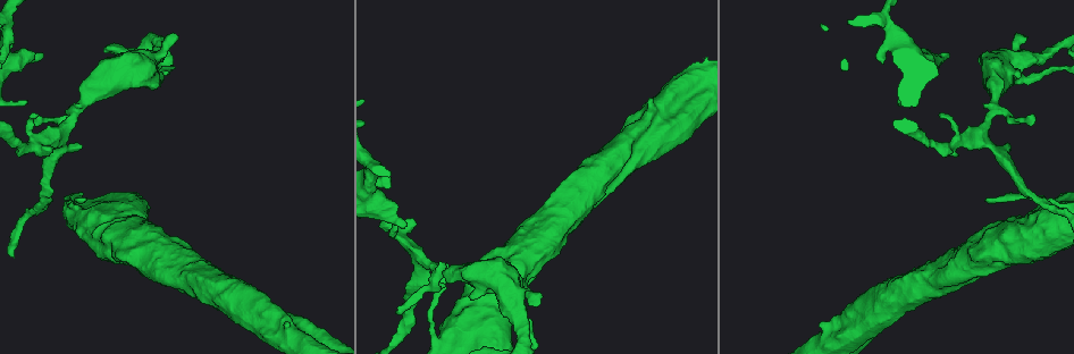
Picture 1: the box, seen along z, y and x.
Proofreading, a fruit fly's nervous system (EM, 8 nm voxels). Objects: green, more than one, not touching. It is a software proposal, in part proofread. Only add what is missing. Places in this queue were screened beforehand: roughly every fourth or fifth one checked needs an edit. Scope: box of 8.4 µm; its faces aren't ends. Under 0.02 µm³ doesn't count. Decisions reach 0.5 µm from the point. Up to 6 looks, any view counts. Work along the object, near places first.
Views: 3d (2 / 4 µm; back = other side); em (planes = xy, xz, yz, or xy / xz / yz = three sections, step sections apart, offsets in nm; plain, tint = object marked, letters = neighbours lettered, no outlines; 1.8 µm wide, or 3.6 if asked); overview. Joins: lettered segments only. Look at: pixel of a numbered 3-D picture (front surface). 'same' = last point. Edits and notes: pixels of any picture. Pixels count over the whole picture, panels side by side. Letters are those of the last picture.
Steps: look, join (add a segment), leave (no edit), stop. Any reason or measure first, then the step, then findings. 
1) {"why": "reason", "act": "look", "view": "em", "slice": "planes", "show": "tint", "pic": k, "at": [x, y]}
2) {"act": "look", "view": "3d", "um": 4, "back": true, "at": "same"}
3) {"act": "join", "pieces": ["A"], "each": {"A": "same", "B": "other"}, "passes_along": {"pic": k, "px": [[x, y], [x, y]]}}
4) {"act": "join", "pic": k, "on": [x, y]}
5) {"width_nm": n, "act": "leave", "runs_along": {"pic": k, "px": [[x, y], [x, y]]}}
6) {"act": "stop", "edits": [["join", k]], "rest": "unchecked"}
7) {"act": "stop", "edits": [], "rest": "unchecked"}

{"why": "an open end", "act": "look", "view": "3d", "um": 4, "back": true, "pic": 1, "at": [820, 324]}

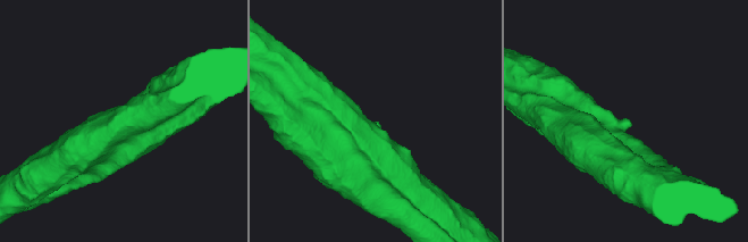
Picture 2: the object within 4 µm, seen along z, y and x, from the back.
{"why": "need the tissue", "act": "look", "view": "em", "slice": "planes", "show": "tint", "pic": 2, "at": [379, 124]}

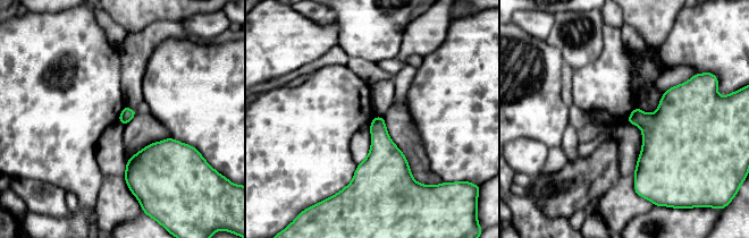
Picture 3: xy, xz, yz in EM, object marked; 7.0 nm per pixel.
{"act": "look", "view": "em", "slice": "planes", "show": "letters", "at": "same"}

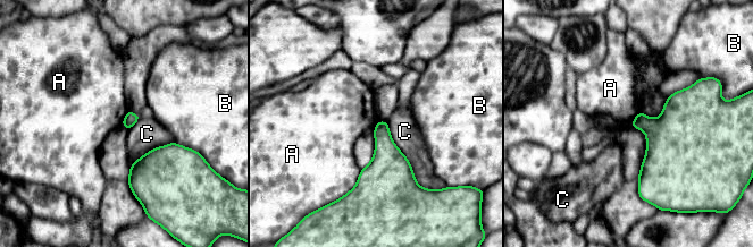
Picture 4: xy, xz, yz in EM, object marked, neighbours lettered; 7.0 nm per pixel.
{"act": "leave", "each": {"A": "other", "B": "other", "C": "other"}, "border": {"pic": 4, "px": [[361, 169], [357, 182], [342, 196]]}, "found": "no lettered segment goes on from it"}

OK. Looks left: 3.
{"why": "thin end", "act": "look", "view": "3d", "um": 2, "back": true, "pic": 1, "at": [1004, 146]}

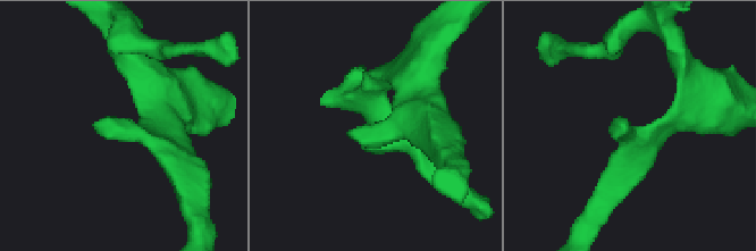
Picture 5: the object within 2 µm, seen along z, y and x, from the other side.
{"act": "look", "view": "em", "slice": "planes", "show": "tint", "pic": 5, "at": [346, 135]}

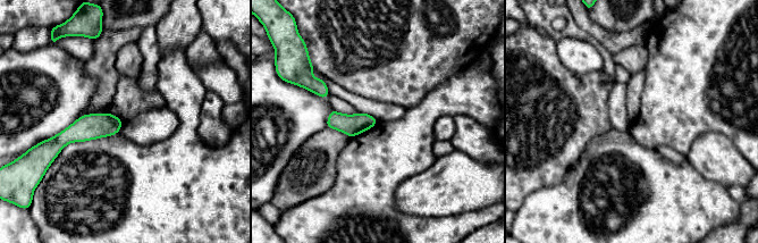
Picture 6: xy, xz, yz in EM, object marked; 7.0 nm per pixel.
{"act": "look", "view": "em", "slice": "planes", "show": "letters", "at": "same"}

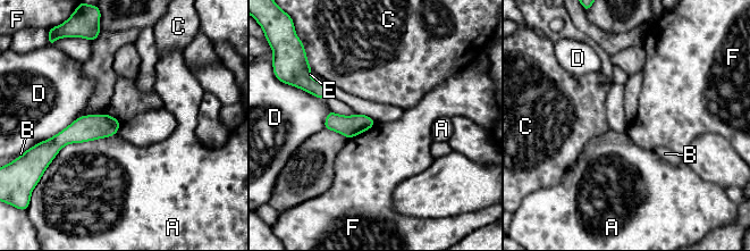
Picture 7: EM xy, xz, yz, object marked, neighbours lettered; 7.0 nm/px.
{"act": "leave", "each": {"A": "other", "B": "other", "C": "other", "D": "other", "E": "other", "F": "other"}, "border": {"pic": 7, "px": [[376, 123], [348, 139]]}, "found": "none of them fits"}

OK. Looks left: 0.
{"act": "stop", "edits": [], "rest": "unchecked"}

